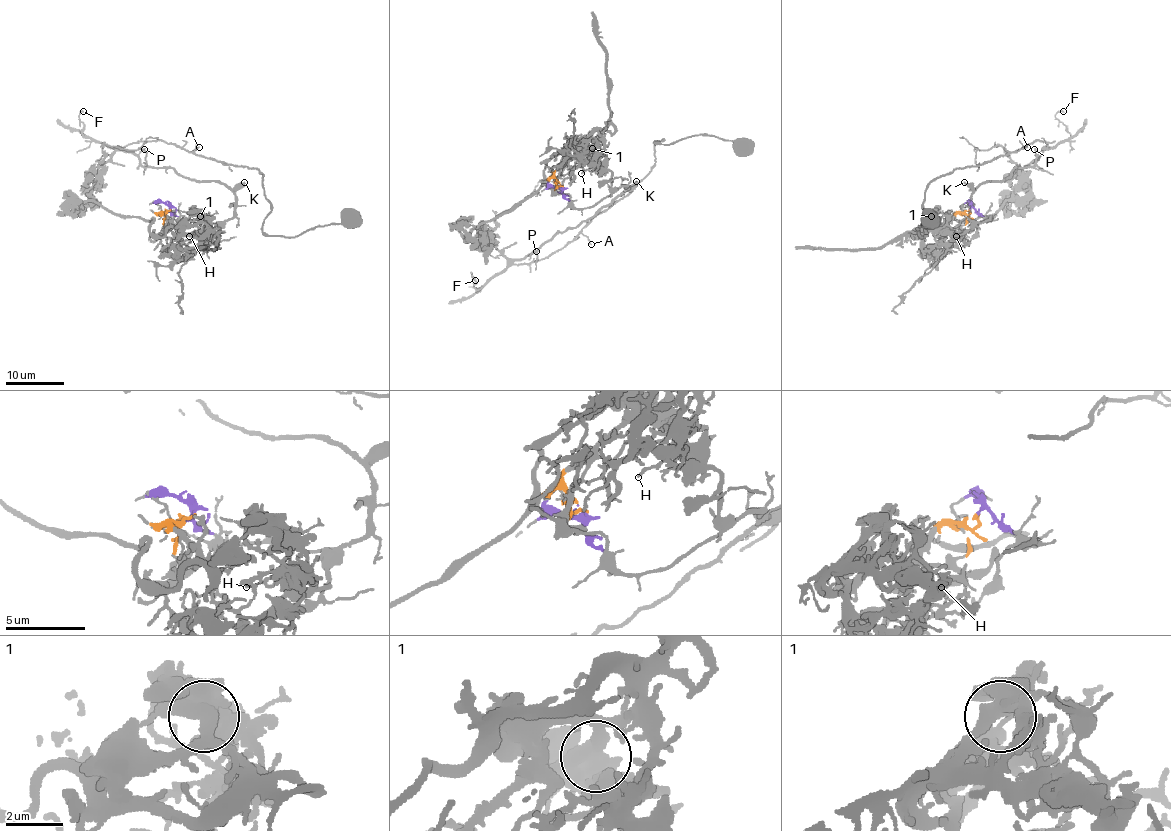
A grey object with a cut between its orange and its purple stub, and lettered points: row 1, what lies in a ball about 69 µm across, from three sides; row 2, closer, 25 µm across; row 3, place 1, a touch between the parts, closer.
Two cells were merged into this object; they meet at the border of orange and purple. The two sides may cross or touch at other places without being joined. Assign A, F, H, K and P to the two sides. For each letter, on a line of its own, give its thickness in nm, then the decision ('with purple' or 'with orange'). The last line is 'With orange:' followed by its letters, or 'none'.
A: 100 nm thick; with purple
F: 110 nm thick; with purple
H: 160 nm thick; with orange
K: 240 nm thick; with purple
P: 110 nm thick; with purple
With orange: H

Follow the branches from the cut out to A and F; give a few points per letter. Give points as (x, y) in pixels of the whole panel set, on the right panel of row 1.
A: (970, 208), (992, 220), (970, 219), (970, 195), (1031, 167), (1047, 144), (1017, 151), (1027, 147)
F: (970, 208), (992, 220), (970, 219), (970, 195), (1068, 140), (1054, 116), (1063, 111)

